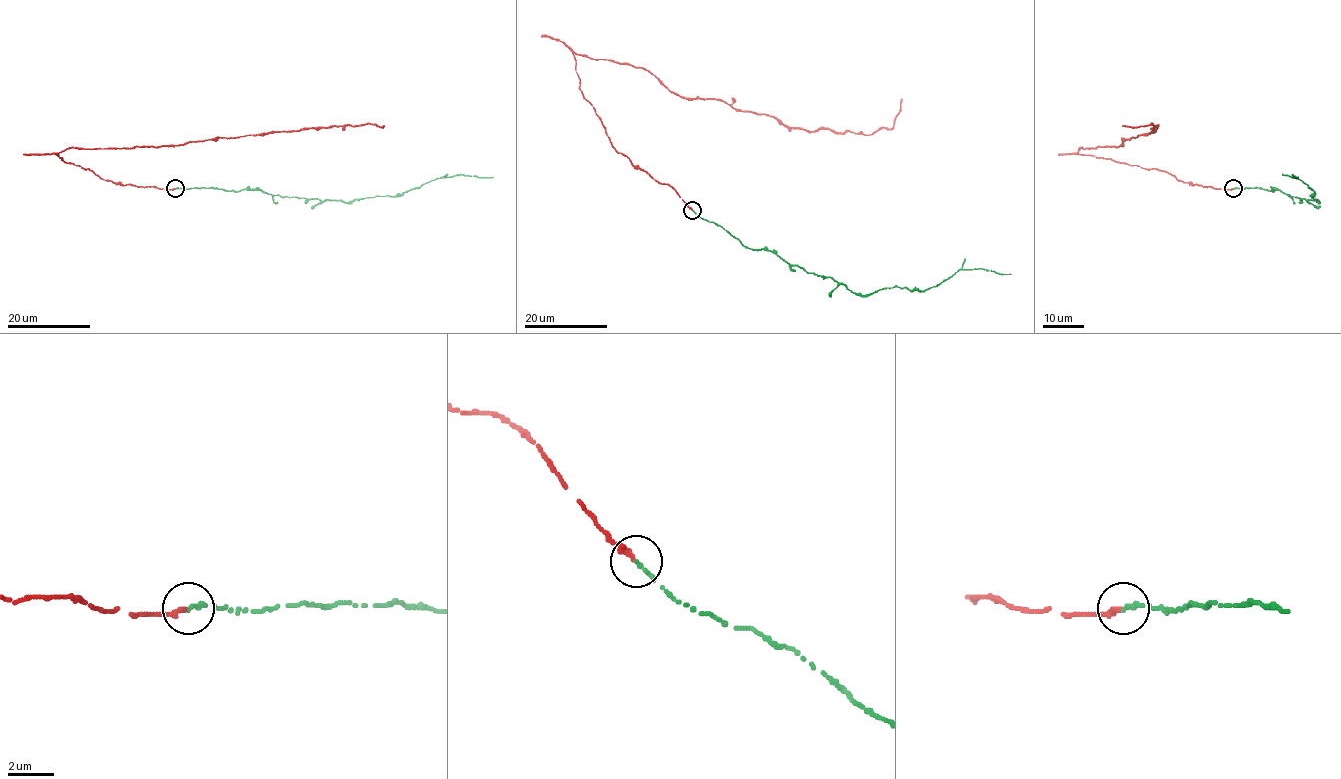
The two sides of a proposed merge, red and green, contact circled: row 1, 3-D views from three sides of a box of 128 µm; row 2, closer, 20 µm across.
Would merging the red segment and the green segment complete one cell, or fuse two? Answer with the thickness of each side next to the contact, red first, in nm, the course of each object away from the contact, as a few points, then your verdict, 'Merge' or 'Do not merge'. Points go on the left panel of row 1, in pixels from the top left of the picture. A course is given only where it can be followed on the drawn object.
Thickness 260 nm (red) against 200 nm. Course of red: (175, 188), (117, 184), (62, 160), (58, 153), (70, 148), (179, 146), (303, 128), (383, 125). Course of green: (175, 188), (256, 189), (284, 197), (351, 202), (376, 196), (400, 196), (442, 177), (464, 175), (493, 178). Merge

